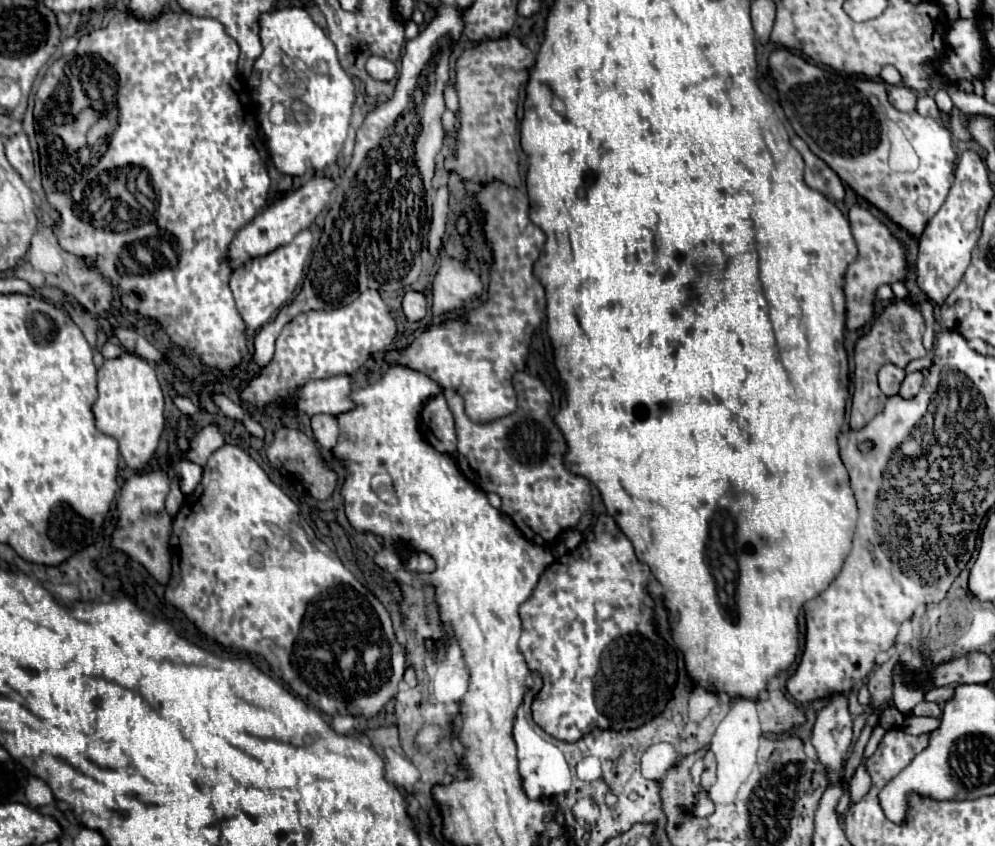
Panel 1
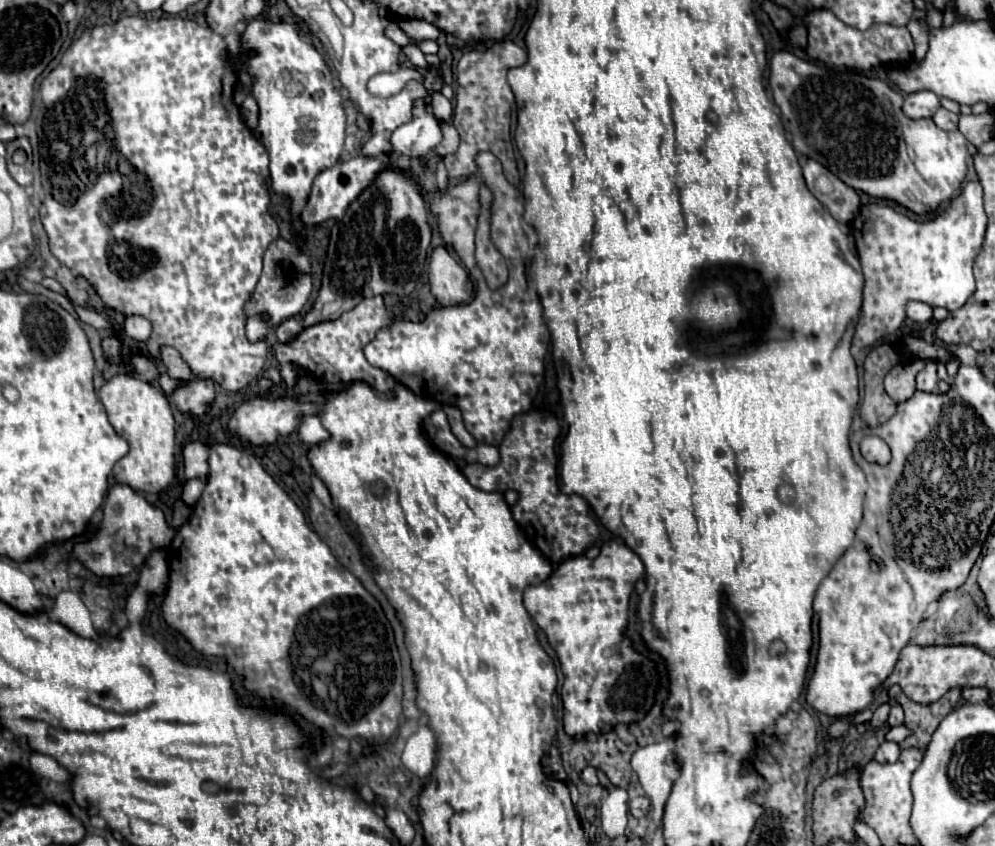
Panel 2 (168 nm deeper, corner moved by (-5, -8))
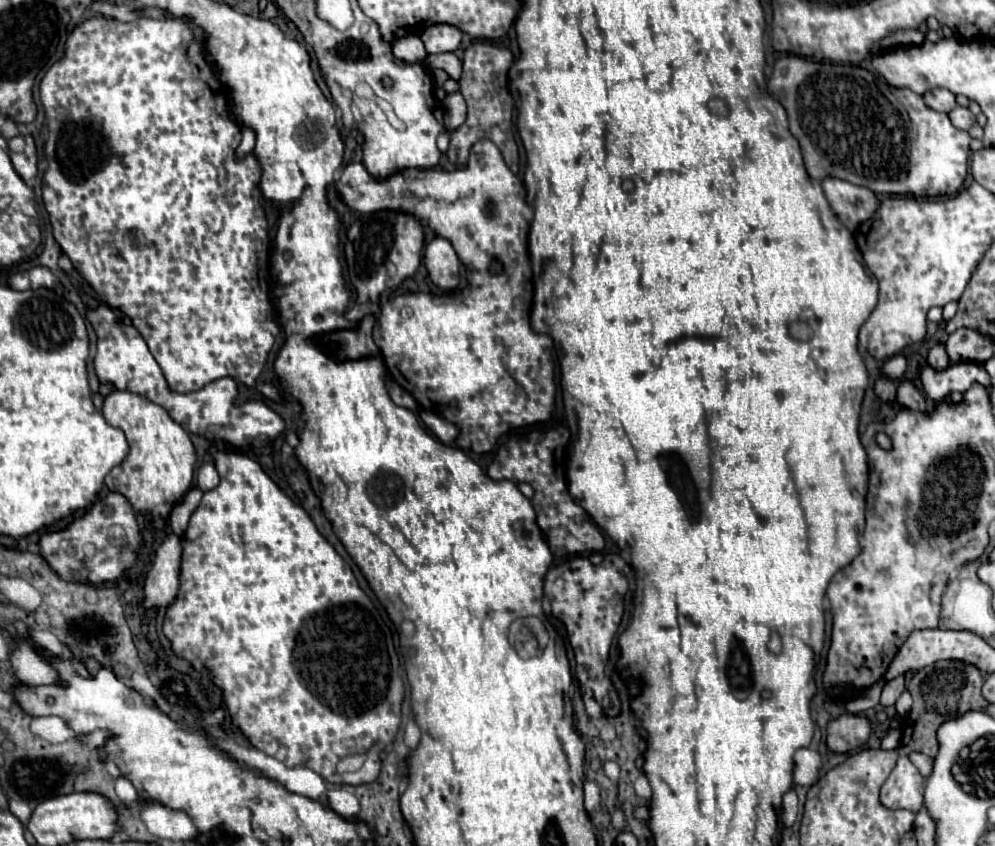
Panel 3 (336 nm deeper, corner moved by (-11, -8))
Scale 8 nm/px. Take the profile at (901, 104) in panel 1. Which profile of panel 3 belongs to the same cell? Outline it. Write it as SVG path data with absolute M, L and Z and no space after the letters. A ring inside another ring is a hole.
M933 88L933 90L925 92L923 100L931 110L937 110L937 112L951 112L957 106L955 94L951 94L949 90L943 90L943 88Z

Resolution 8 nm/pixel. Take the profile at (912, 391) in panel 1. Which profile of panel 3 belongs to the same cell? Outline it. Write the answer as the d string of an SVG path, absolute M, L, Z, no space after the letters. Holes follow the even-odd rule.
M943 344L931 348L929 358L927 358L927 364L929 364L931 368L935 368L935 370L945 370L945 368L949 366L949 356L947 356Z

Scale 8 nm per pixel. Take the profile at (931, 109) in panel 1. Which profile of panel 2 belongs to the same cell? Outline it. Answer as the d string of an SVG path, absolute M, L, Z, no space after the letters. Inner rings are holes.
M939 108L933 114L933 122L941 128L941 130L957 130L957 122L959 122L959 114L949 112L945 108Z

